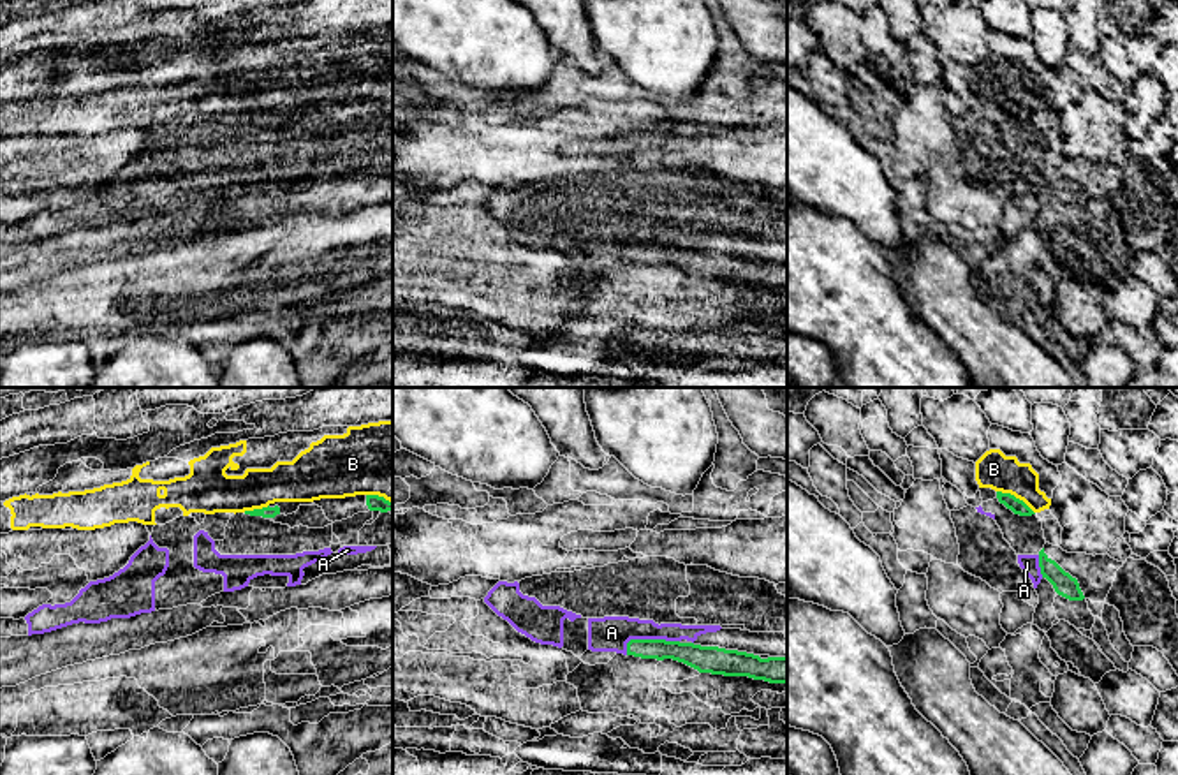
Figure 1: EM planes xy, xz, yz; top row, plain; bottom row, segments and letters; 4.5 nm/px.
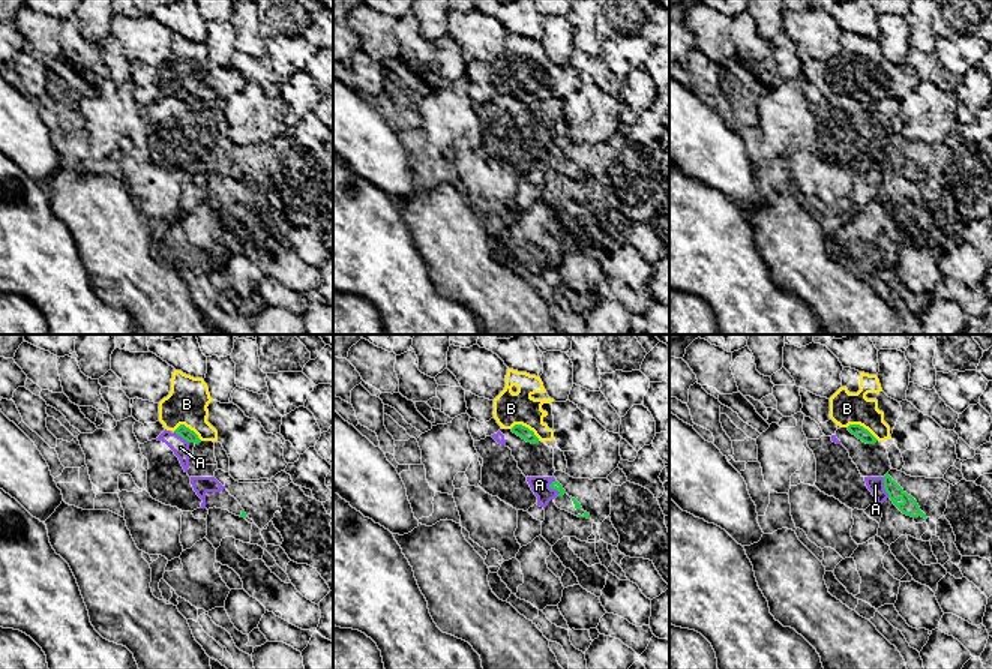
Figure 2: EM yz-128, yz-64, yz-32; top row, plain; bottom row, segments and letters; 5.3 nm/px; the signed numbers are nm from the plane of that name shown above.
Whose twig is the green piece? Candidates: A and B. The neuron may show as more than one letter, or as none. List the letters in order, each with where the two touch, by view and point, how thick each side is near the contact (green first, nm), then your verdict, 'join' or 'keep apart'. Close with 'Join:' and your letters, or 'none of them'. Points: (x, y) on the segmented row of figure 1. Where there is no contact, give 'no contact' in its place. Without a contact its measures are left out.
A: xz (647, 640) | 110/160 nm | join
B: yz (1015, 497) | 70/170 nm | keep apart
Join: A

